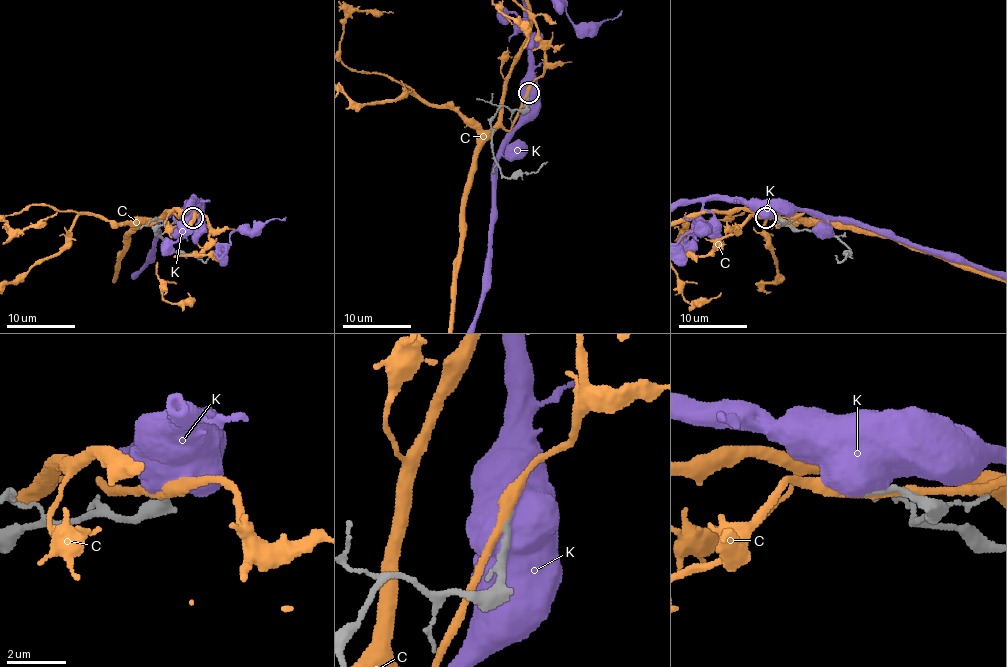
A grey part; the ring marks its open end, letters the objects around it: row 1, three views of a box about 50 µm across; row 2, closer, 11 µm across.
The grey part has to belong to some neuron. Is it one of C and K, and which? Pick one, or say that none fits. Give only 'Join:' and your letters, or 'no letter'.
Join: no letter

